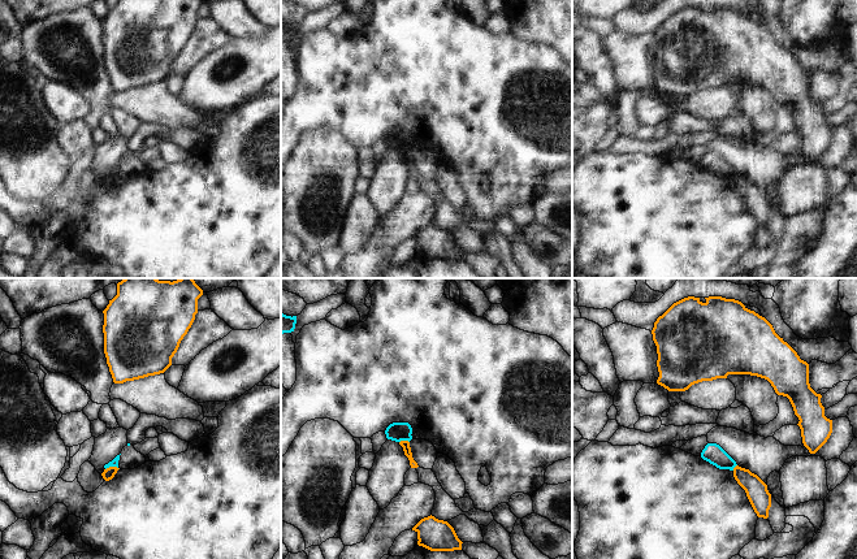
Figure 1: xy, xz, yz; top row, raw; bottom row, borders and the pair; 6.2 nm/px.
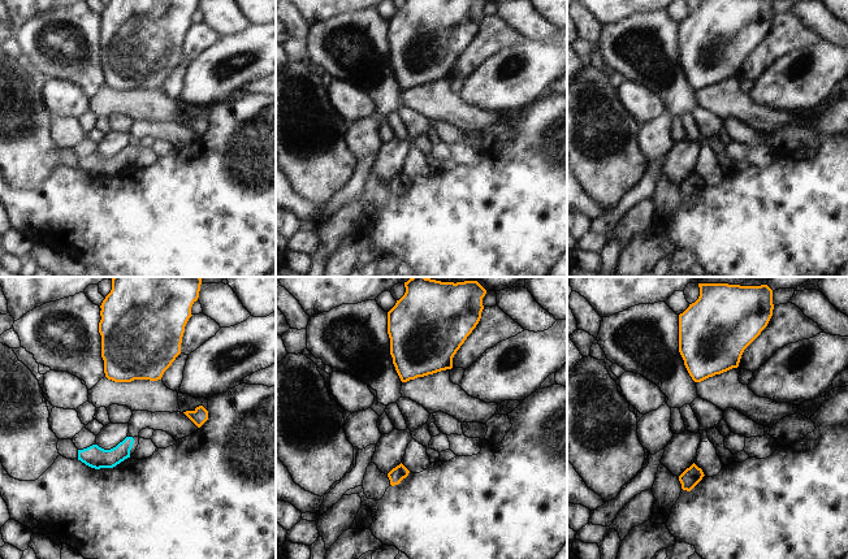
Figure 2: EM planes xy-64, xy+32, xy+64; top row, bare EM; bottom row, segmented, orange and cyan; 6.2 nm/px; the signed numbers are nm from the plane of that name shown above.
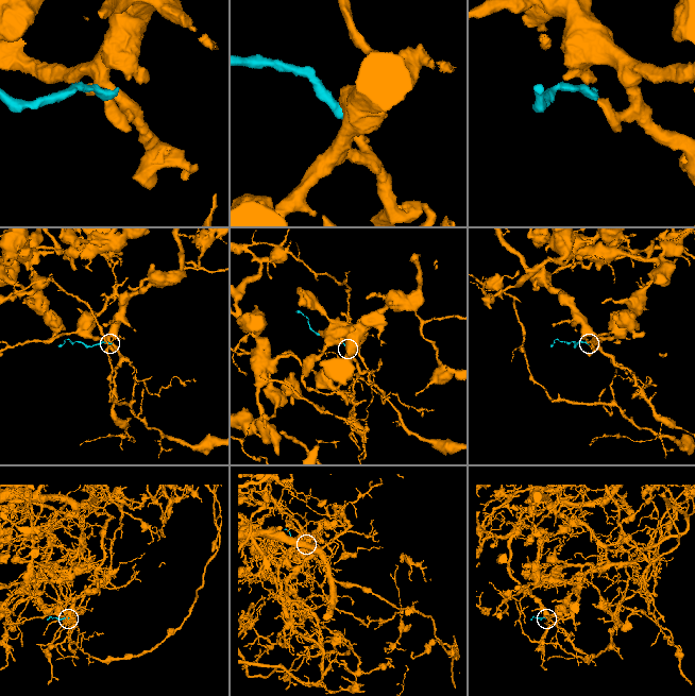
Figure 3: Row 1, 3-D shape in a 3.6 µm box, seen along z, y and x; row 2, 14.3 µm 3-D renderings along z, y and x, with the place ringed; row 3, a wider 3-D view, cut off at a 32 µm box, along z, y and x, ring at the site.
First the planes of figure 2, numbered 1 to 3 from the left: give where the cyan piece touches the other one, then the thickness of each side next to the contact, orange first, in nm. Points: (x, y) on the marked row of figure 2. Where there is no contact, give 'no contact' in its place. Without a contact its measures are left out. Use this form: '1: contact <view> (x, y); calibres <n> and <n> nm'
1: no contact
2: no contact
3: no contact

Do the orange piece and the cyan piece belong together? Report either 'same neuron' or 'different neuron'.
different neuron

